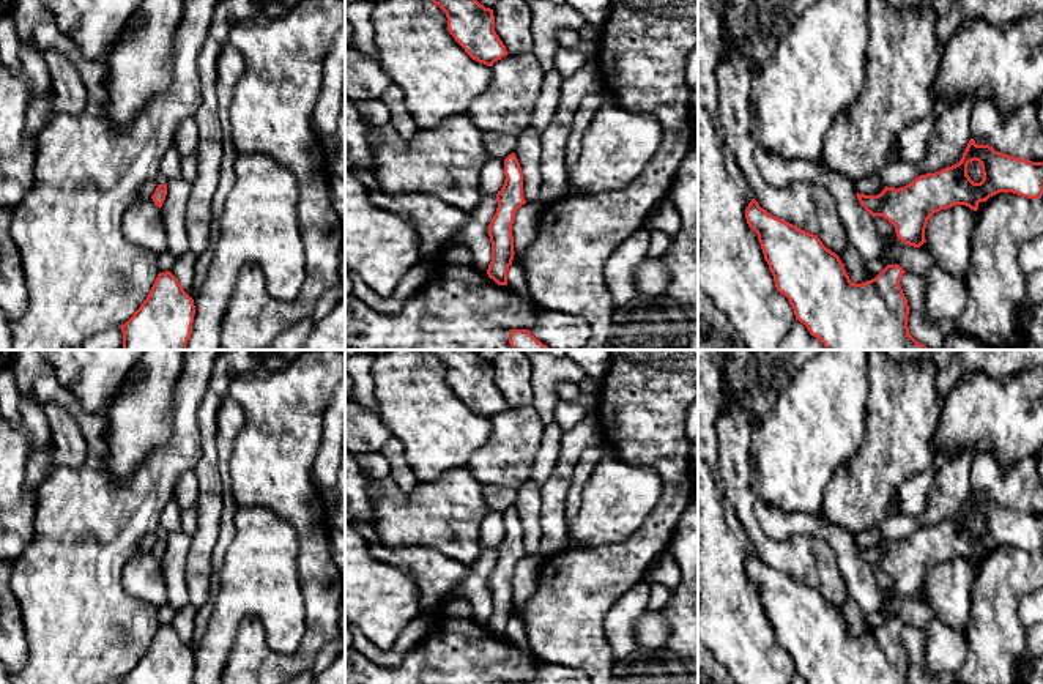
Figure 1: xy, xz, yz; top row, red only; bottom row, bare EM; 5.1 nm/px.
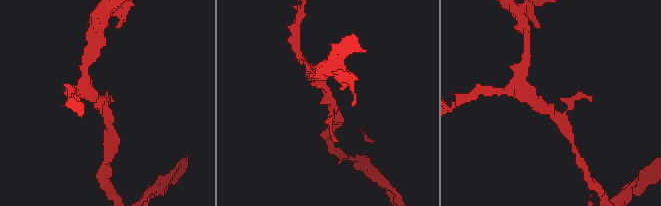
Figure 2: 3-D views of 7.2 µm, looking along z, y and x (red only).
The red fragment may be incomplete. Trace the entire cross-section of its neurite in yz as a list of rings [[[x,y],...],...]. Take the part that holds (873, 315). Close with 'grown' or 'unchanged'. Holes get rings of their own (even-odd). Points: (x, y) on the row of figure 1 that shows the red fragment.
[[[755,199],[745,219],[758,235],[777,290],[788,298],[796,320],[827,350],[930,350],[909,334],[909,306],[900,285],[906,271],[900,265],[887,265],[874,279],[854,284],[840,257],[816,235],[772,216]]]; unchanged

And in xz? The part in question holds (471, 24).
[[[432,0],[447,17],[447,30],[476,61],[493,66],[507,55],[495,32],[493,9],[477,0]]]; unchanged

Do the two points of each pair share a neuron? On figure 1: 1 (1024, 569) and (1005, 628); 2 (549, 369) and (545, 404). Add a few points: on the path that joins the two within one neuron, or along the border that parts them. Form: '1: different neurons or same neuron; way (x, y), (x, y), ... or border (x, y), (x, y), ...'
1: same neuron; way (1010, 583), (1005, 588), (1005, 613)
2: same neuron; way (545, 377), (545, 396)

